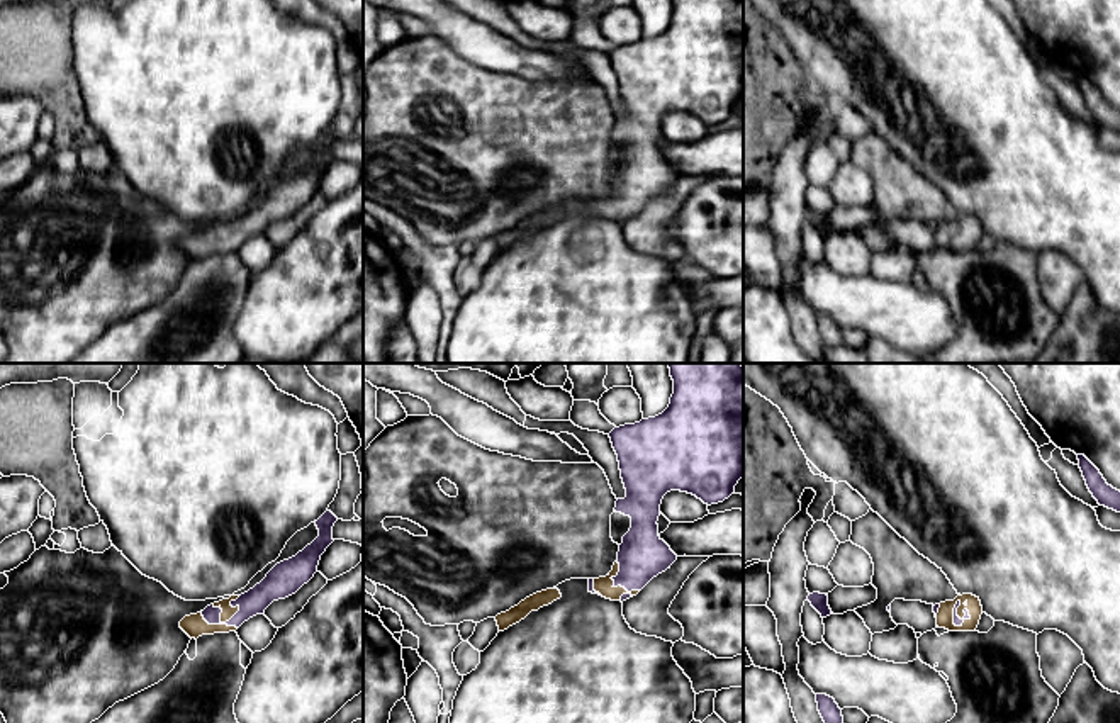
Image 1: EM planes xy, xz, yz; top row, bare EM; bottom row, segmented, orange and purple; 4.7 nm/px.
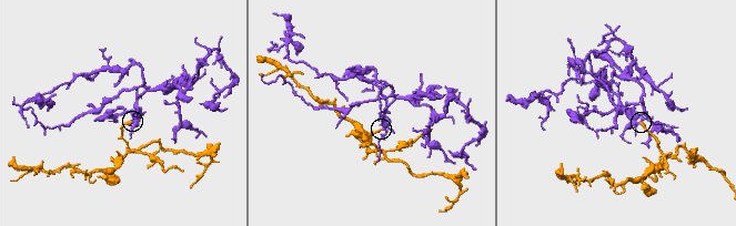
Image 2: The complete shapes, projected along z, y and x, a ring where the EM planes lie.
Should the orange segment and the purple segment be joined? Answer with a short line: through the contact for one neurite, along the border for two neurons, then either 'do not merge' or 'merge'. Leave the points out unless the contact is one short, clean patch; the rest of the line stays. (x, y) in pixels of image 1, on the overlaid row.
xy (228, 611), (229, 618), (272, 588) | merge

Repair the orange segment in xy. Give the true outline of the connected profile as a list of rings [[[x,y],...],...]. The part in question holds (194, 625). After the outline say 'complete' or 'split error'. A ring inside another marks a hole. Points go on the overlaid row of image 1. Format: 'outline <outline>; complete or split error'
outline [[[326,511],[317,521],[319,536],[295,557],[277,563],[266,577],[241,596],[231,596],[207,606],[197,614],[185,616],[180,628],[190,636],[236,631],[244,621],[278,599],[295,594],[317,572],[321,555],[334,541],[333,526],[338,518]]]; split error

